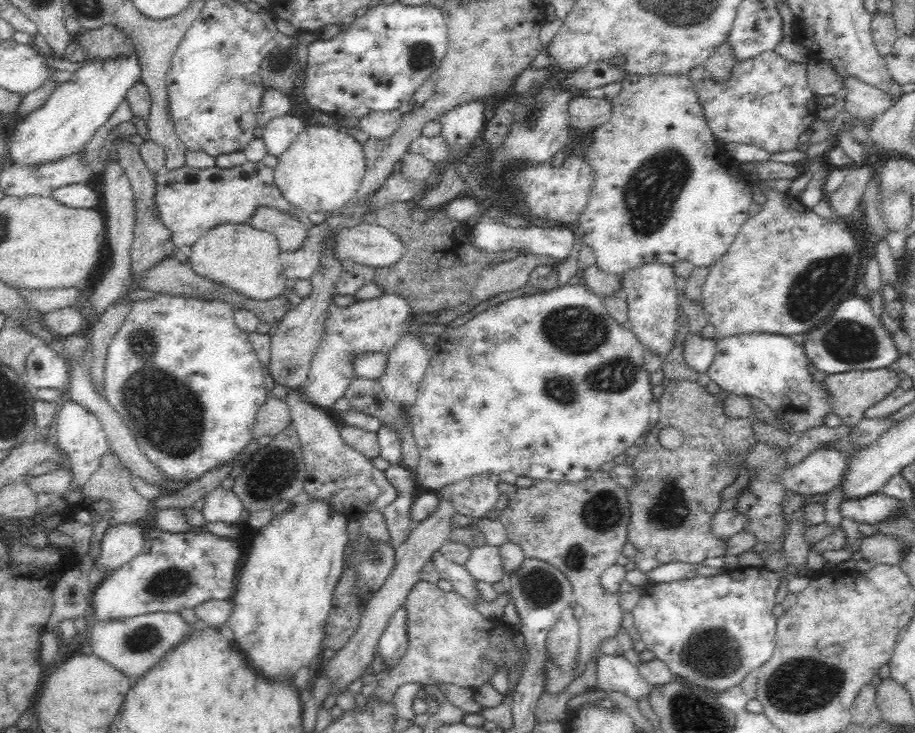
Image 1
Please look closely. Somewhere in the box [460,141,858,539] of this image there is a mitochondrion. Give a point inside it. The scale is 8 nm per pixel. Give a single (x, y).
(654, 190)

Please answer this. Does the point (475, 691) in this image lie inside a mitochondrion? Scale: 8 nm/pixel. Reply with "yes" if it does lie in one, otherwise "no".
no

